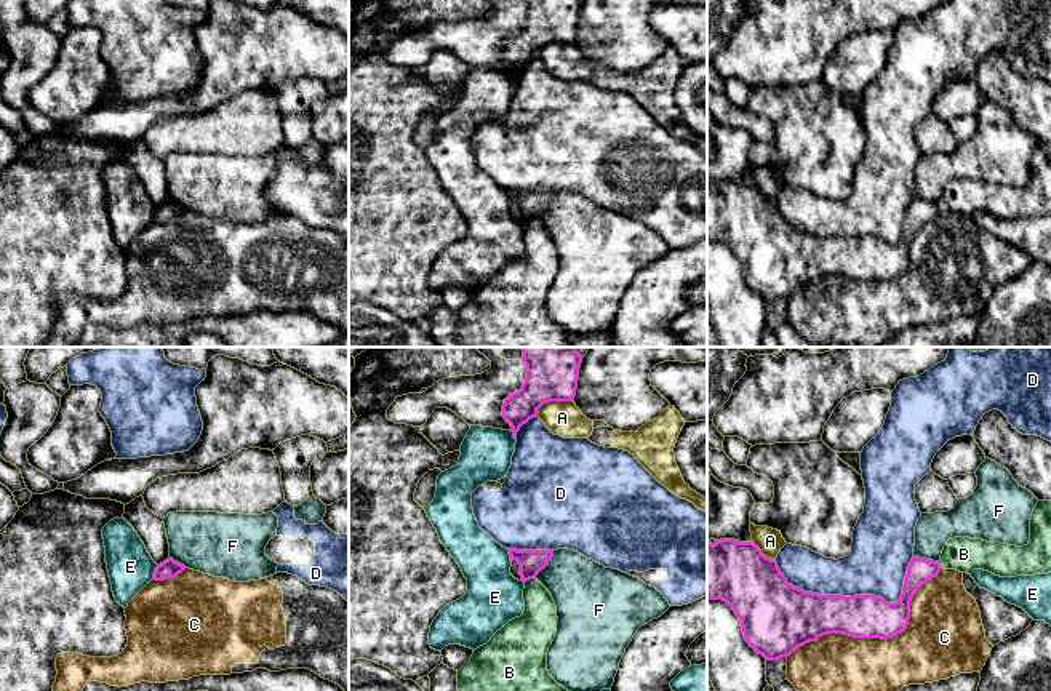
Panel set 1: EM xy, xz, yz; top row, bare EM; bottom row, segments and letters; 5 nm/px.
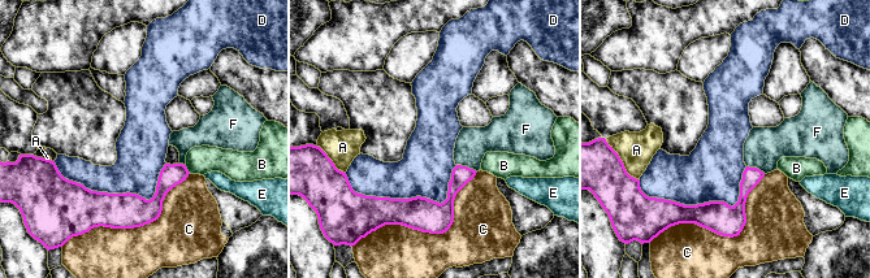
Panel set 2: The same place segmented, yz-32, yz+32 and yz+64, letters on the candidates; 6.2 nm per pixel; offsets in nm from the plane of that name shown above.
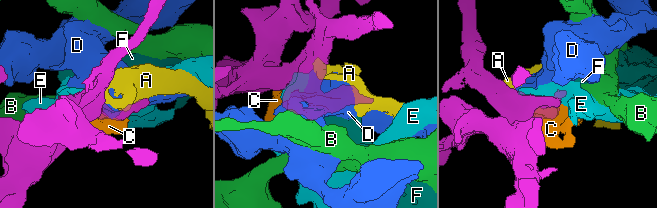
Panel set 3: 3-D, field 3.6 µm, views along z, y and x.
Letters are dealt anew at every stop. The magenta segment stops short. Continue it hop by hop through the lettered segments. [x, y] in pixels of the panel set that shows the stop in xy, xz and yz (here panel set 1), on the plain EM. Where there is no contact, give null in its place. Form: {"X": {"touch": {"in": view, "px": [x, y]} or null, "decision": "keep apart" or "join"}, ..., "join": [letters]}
{"A": {"touch": {"in": "xz", "px": [552, 42]}, "decision": "keep apart"}, "B": {"touch": {"in": "xz", "px": [528, 221]}, "decision": "keep apart"}, "C": {"touch": {"in": "yz", "px": [877, 279]}, "decision": "keep apart"}, "D": {"touch": {"in": "yz", "px": [855, 237]}, "decision": "keep apart"}, "E": {"touch": {"in": "xy", "px": [155, 213]}, "decision": "keep apart"}, "F": {"touch": {"in": "xz", "px": [546, 207]}, "decision": "keep apart"}, "join": []}

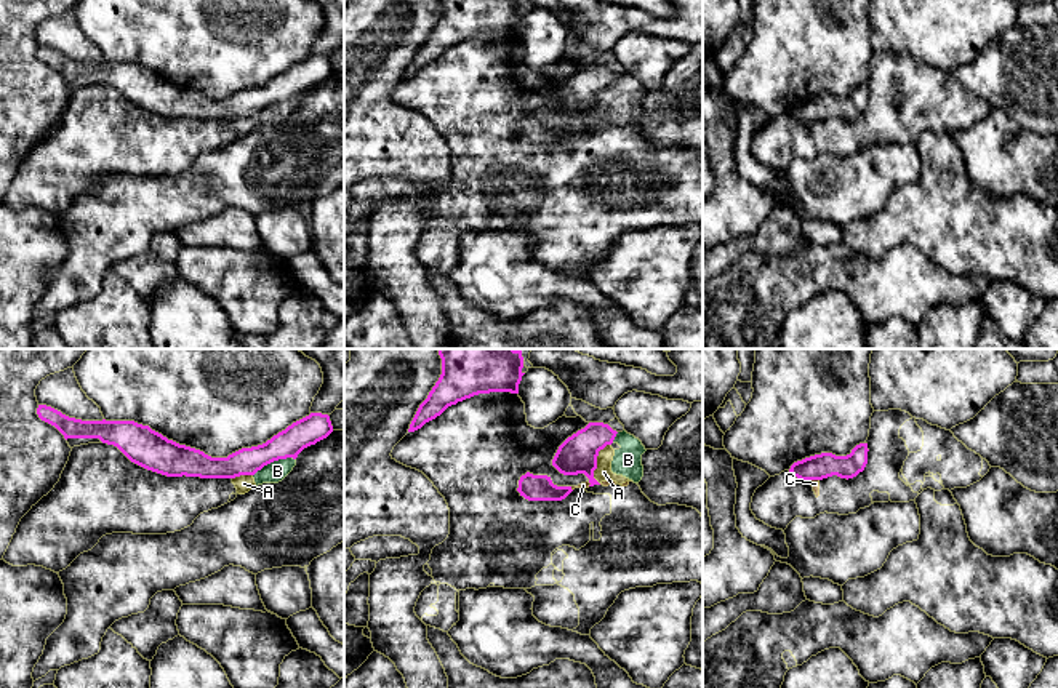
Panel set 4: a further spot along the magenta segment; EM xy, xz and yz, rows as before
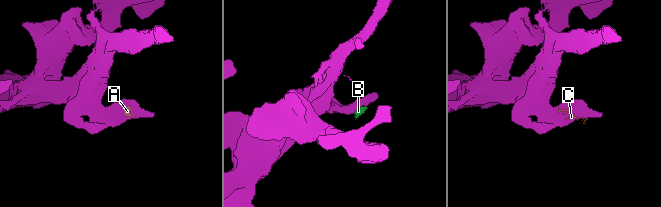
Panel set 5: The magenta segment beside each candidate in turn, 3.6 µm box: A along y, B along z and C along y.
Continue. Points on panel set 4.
{"A": {"touch": {"in": "xz", "px": [596, 104]}, "decision": "keep apart"}, "B": {"touch": {"in": "xy", "px": [274, 101]}, "decision": "keep apart"}, "C": {"touch": {"in": "yz", "px": [813, 120]}, "decision": "keep apart"}, "join": []}

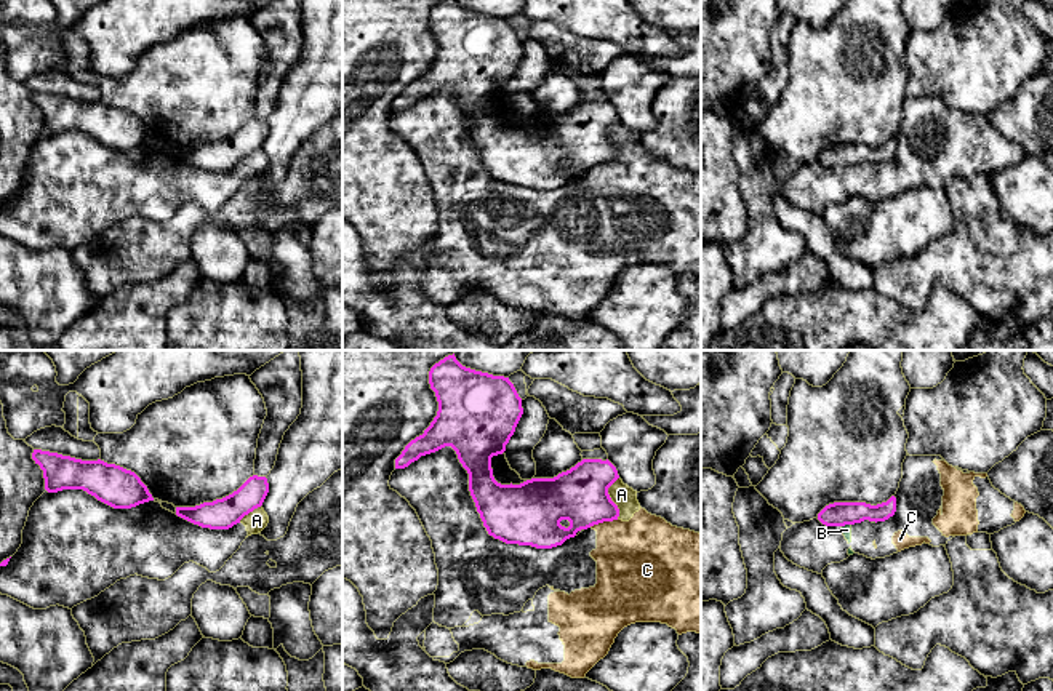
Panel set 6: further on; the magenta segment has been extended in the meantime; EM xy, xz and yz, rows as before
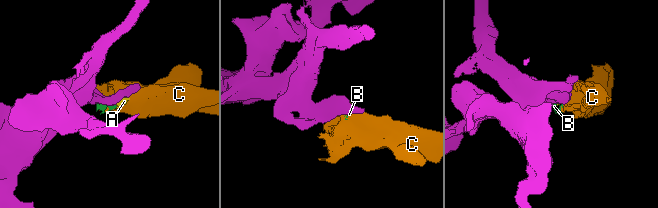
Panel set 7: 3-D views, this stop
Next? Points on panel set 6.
{"A": {"touch": {"in": "xz", "px": [610, 139]}, "decision": "keep apart"}, "B": {"touch": {"in": "yz", "px": [845, 165]}, "decision": "keep apart"}, "C": {"touch": {"in": "xz", "px": [604, 162]}, "decision": "keep apart"}, "join": []}

